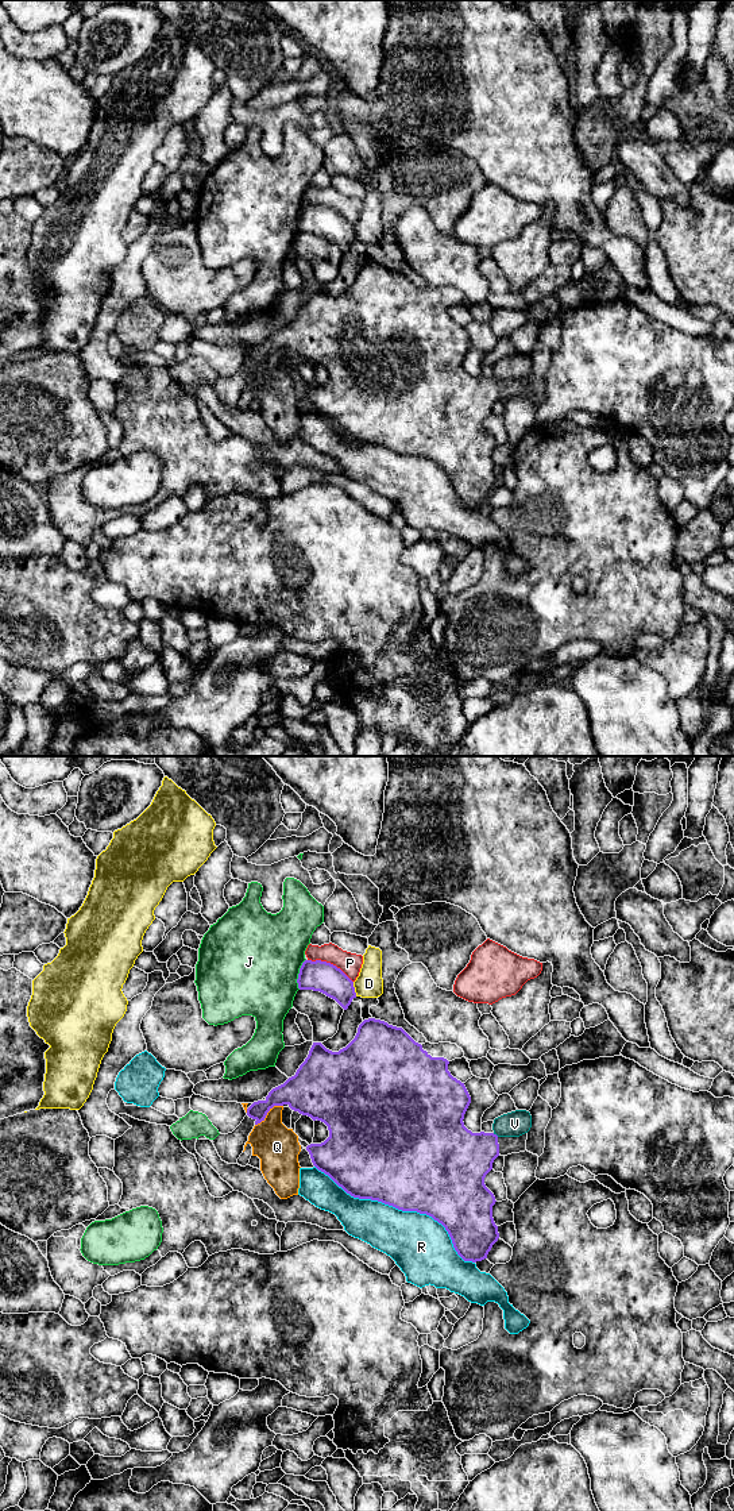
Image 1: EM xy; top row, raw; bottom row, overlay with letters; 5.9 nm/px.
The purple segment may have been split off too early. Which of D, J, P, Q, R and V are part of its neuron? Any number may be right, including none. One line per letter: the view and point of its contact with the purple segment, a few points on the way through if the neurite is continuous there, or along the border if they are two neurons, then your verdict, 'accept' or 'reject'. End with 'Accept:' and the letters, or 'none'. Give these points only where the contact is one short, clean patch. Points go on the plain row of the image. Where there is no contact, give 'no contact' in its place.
D: xy (354, 232) | reject
J: xy (298, 218) | reject
P: xy (329, 207) | reject
Q: xy (267, 355) | reject
R: xy (401, 453) | reject
V: xy (495, 378) | along xy (493, 377), (498, 380) | reject
Accept: none

